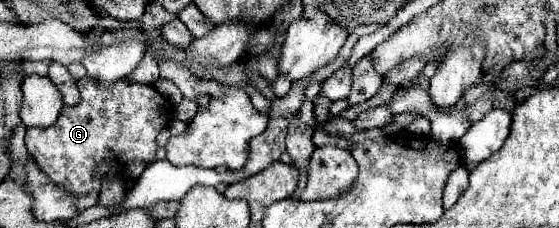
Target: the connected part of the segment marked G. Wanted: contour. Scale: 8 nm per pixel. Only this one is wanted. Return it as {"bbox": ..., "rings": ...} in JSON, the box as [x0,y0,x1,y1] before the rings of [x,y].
{"bbox":[26,77,172,195],"rings":[[[84,77],[78,81],[78,89],[80,89],[78,105],[74,107],[64,105],[62,113],[58,115],[58,121],[50,129],[26,131],[26,149],[34,157],[34,161],[40,165],[40,169],[50,177],[50,181],[54,181],[56,185],[64,187],[74,195],[84,195],[84,193],[100,191],[102,179],[114,173],[116,169],[124,165],[128,166],[132,161],[140,161],[148,165],[156,159],[156,149],[158,149],[156,137],[164,127],[170,125],[172,105],[152,85],[144,85],[144,83],[118,81],[114,89],[104,91],[100,83]]]}

